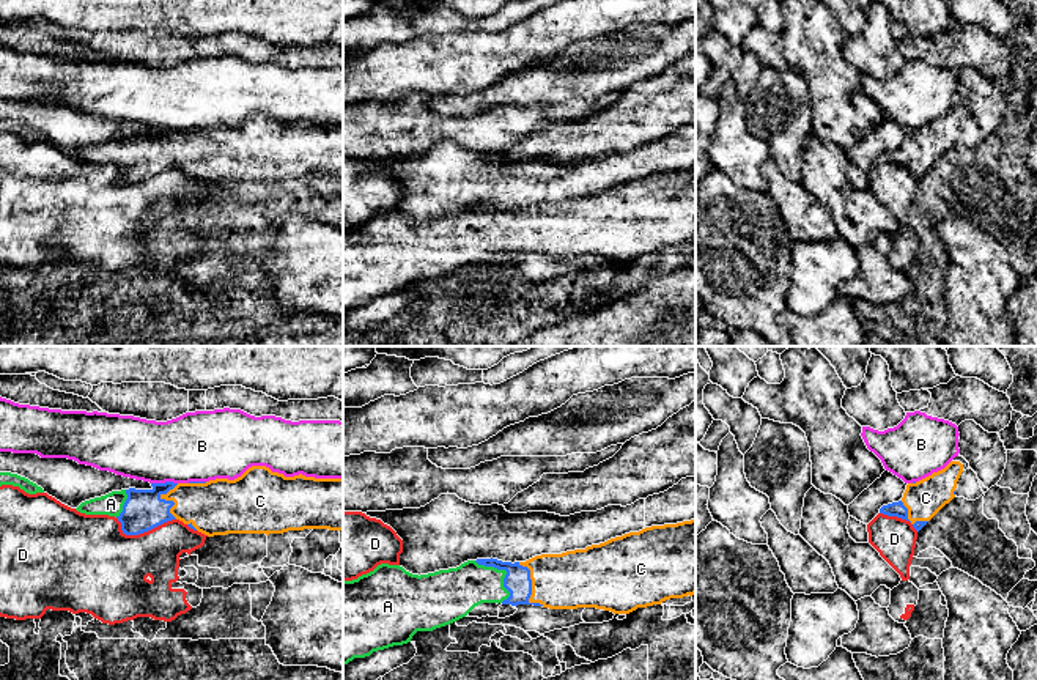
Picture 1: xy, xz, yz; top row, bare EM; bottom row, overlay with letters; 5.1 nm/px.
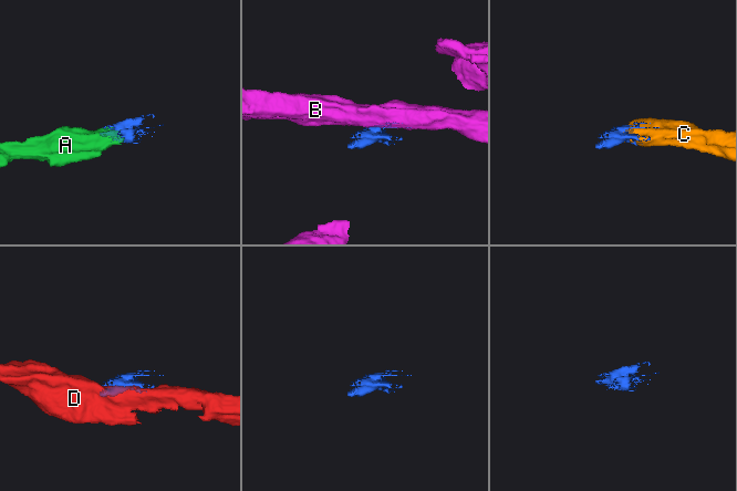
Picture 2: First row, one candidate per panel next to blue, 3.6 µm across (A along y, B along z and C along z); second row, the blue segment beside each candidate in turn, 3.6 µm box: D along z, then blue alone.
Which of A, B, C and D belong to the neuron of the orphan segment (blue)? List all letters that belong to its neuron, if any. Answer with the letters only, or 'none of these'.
A, C

